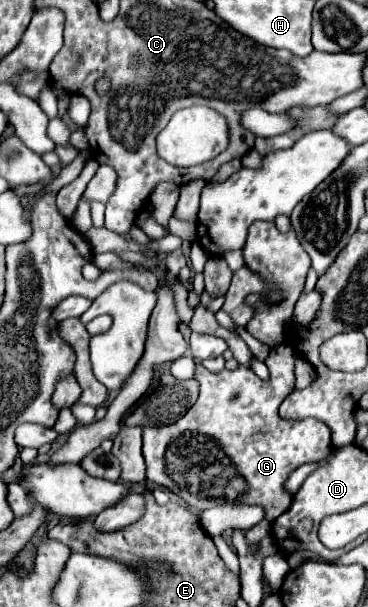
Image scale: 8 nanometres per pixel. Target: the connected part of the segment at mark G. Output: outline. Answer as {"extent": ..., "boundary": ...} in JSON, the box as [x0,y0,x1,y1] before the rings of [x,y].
{"extent":[142,340,332,523],"boundary":[[[288,340],[272,348],[266,360],[268,370],[270,370],[268,380],[260,380],[246,366],[240,366],[234,372],[224,370],[224,372],[212,374],[204,366],[198,364],[194,372],[194,380],[200,386],[196,404],[178,422],[170,426],[144,428],[142,452],[146,460],[146,478],[154,484],[168,488],[176,496],[180,496],[196,512],[222,506],[222,504],[232,504],[232,506],[260,504],[266,510],[265,519],[271,523],[276,520],[282,512],[288,510],[292,502],[292,496],[288,496],[282,488],[288,474],[302,464],[324,460],[332,446],[330,430],[326,424],[320,424],[318,420],[290,422],[278,416],[278,406],[284,402],[288,394],[294,392],[296,358],[298,358],[298,352],[292,348]]]}

